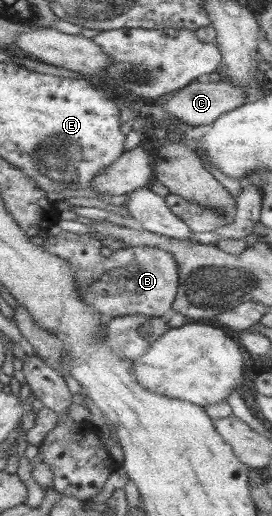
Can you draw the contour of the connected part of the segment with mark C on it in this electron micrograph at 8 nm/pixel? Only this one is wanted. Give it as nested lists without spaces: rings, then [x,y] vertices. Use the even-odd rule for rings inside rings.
[[[208,79],[195,80],[191,84],[180,88],[162,104],[167,112],[183,120],[185,124],[191,126],[209,126],[221,115],[239,108],[245,104],[247,96],[242,88],[225,82],[224,79],[215,82]]]

